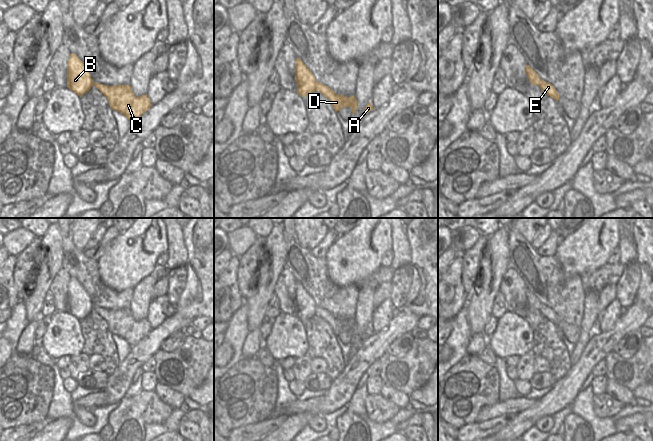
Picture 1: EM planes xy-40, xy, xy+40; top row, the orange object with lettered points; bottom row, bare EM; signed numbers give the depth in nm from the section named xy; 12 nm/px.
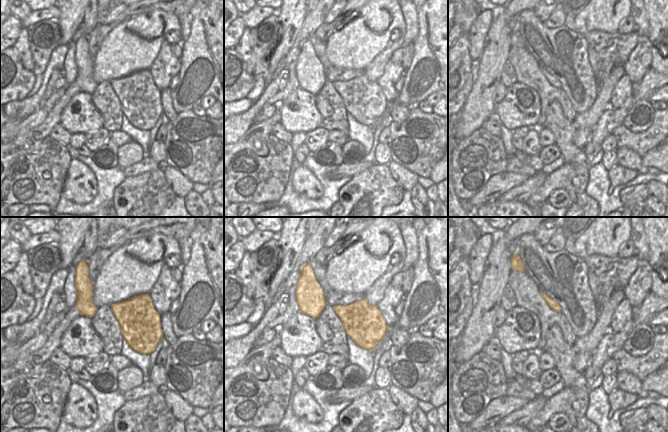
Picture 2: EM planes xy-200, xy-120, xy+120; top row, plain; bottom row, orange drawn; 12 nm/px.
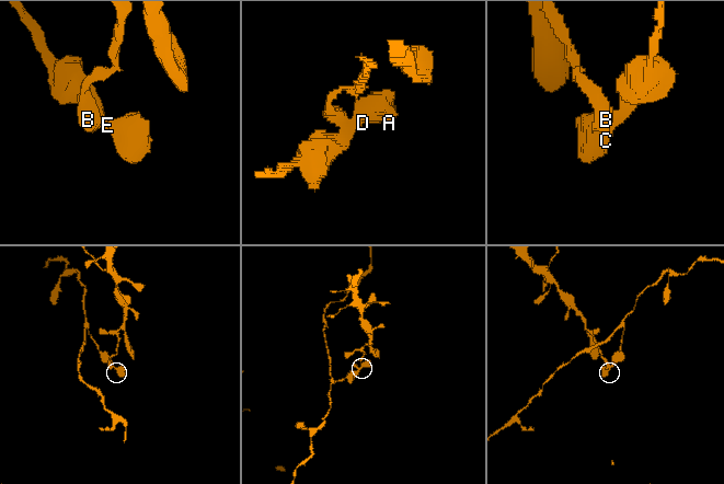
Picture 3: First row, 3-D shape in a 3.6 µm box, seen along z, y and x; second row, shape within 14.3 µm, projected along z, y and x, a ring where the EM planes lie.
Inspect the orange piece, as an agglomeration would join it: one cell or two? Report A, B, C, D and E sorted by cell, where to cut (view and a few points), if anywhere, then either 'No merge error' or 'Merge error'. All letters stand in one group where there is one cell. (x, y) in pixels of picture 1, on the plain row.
Groups: A C D E / B. Split along xy (317, 306), (315, 313). Merge error

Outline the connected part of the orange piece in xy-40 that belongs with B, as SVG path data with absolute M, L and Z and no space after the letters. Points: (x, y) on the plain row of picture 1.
M71 277L67 286L67 311L81 321L93 309L94 306L87 291L76 278Z

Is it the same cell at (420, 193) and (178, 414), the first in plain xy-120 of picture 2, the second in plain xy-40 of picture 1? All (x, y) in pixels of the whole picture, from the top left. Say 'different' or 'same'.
different

